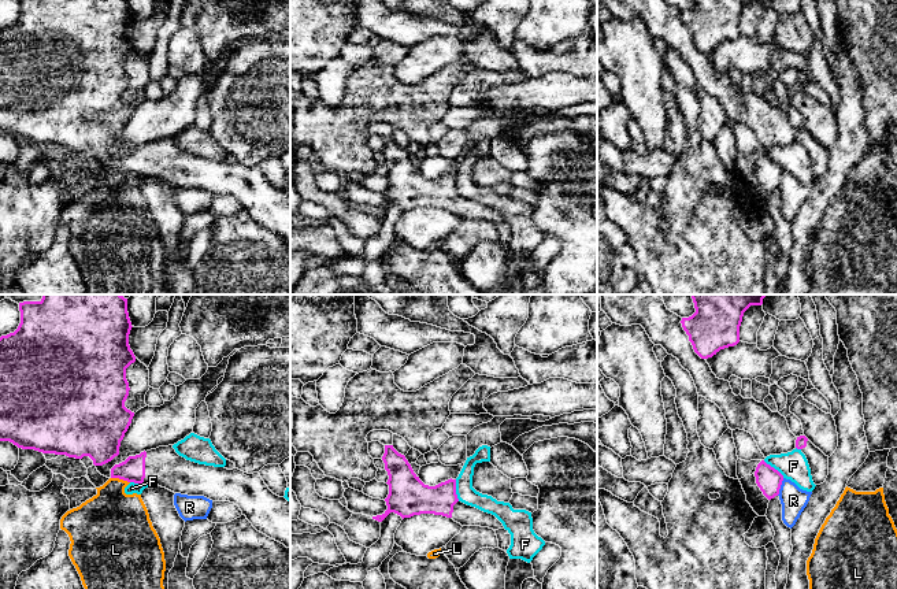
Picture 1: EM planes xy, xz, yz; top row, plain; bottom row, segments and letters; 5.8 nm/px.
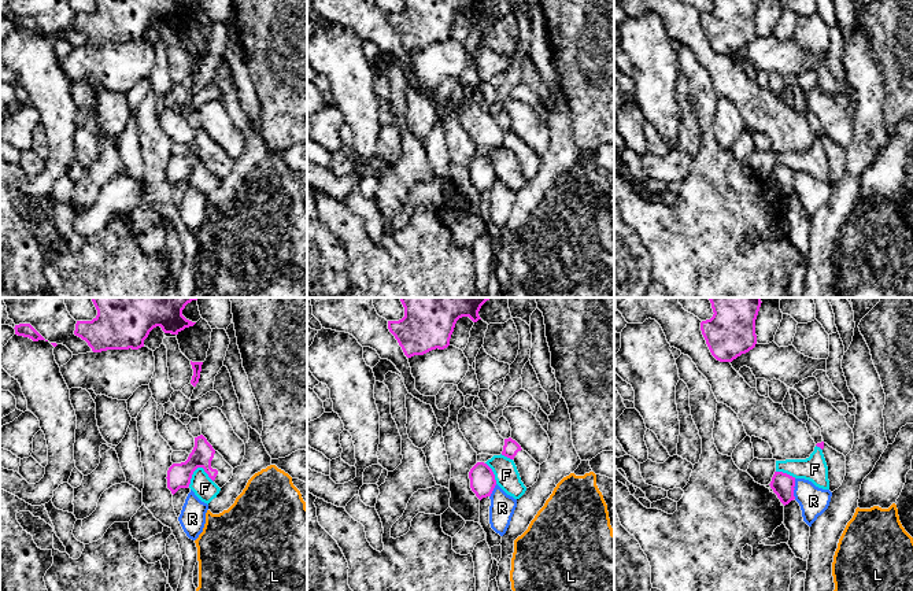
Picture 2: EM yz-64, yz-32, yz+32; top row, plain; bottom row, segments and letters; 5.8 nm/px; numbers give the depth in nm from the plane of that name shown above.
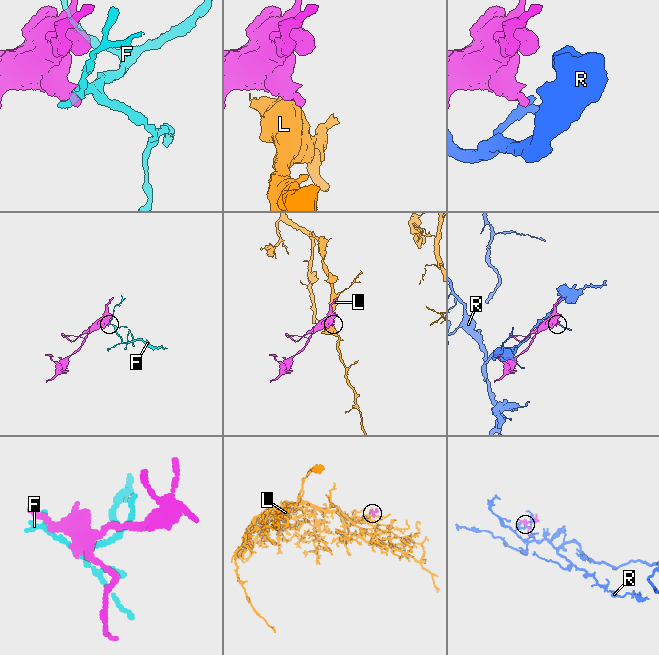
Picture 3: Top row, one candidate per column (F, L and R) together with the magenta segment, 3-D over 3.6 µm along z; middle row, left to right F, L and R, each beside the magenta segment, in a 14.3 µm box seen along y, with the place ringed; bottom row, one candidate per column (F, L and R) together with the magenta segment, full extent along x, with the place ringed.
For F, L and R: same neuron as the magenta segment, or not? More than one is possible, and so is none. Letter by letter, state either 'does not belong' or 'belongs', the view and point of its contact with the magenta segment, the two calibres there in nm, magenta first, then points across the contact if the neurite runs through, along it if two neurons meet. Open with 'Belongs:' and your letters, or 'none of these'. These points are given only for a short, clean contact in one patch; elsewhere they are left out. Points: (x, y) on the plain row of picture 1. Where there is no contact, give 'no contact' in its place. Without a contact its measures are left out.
Belongs: none of these
F: does not belong; meets magenta in xz at (455, 184); 200 nm thick on the magenta side, 110 nm on the other; border along xz (455, 173), (455, 186), (459, 193)
L: does not belong; meets magenta in xy at (121, 171); 140 nm thick on the magenta side, 340 nm on the other; border along xy (111, 170), (129, 176)
R: does not belong; meets magenta in yz at (779, 180); 150 nm thick on the magenta side, 150 nm on the other; border along yz (784, 171), (777, 188)

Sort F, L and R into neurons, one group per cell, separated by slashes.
F / L / R

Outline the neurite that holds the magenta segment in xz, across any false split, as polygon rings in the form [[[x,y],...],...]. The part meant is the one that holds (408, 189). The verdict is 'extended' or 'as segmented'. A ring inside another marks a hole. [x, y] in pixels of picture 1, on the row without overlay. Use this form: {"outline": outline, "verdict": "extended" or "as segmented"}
{"outline": [[[385,138],[382,149],[389,173],[389,188],[385,192],[388,203],[372,212],[382,215],[390,205],[404,211],[420,207],[434,207],[452,211],[462,219],[481,219],[493,223],[504,222],[492,207],[467,199],[457,192],[456,173],[448,173],[435,179],[425,178],[414,166],[404,148],[393,138]]], "verdict": "extended"}

